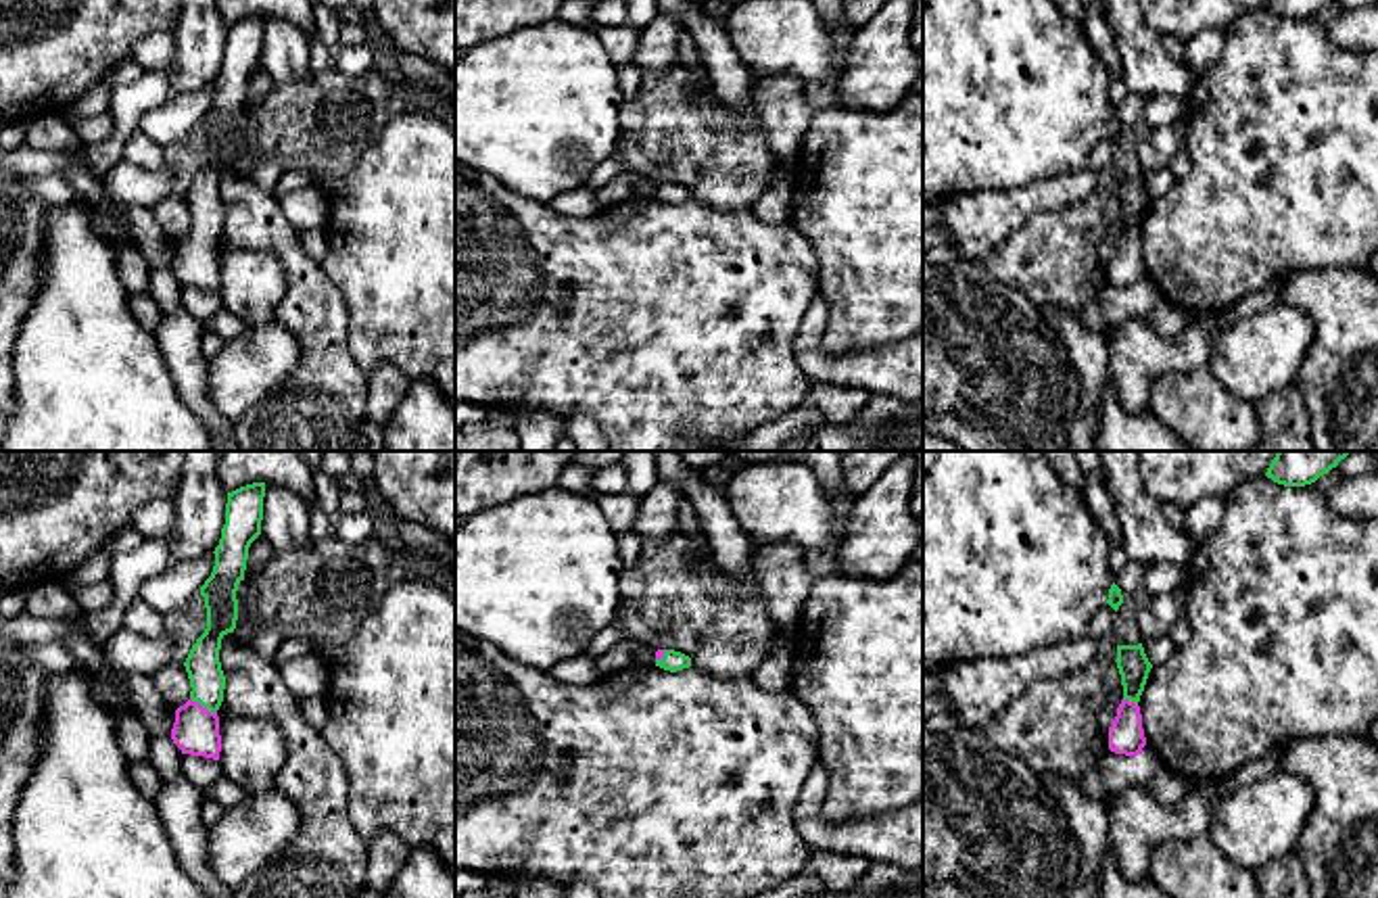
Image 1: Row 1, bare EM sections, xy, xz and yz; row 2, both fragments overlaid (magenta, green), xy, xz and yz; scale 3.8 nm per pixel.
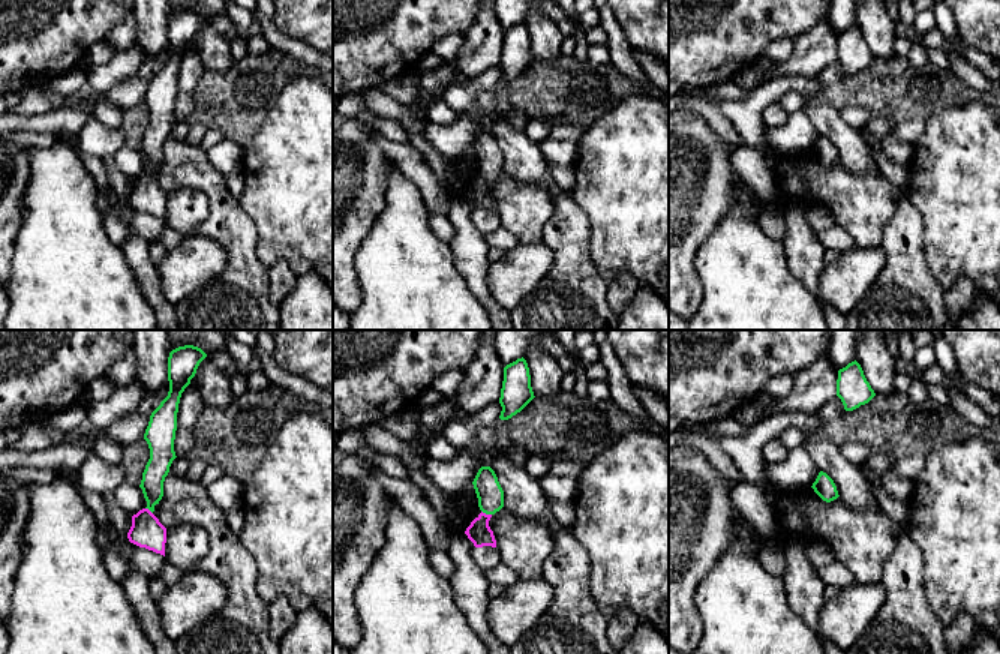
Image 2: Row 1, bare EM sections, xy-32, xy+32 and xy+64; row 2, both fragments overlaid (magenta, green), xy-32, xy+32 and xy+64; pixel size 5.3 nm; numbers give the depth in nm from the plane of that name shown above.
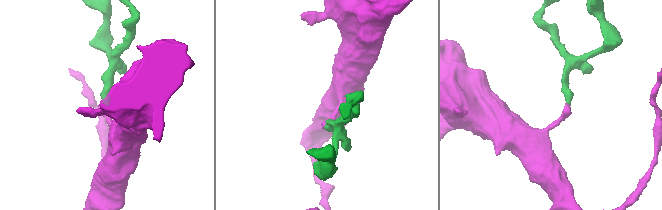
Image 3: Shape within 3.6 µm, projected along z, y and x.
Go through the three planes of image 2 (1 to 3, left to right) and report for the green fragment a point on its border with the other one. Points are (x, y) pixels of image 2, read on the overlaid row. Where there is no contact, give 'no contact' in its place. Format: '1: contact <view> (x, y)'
1: contact xy-32 (149, 510)
2: contact xy+32 (485, 513)
3: no contact

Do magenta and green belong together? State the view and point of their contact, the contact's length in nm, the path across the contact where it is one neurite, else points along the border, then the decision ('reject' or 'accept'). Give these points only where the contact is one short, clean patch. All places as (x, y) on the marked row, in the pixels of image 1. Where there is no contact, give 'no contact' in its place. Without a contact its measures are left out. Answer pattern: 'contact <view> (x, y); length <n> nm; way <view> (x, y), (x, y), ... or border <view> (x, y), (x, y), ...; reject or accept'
contact xy (201, 706); length 120 nm; way xy (195, 731), (201, 706), (203, 667); accept

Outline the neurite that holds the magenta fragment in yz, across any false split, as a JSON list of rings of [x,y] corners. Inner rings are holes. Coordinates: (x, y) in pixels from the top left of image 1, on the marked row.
[[[1142,643],[1117,645],[1115,662],[1121,675],[1123,700],[1113,725],[1109,727],[1109,750],[1115,754],[1138,756],[1146,746],[1138,702],[1153,664],[1144,654]]]

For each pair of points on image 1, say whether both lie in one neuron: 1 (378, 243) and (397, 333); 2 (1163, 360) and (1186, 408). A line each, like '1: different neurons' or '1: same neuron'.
1: same neuron
2: different neurons

